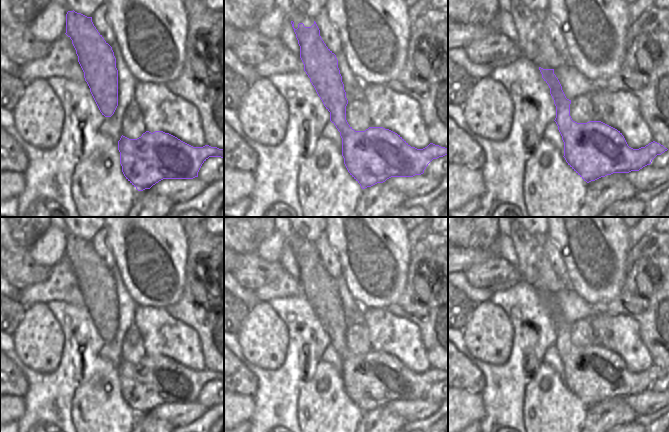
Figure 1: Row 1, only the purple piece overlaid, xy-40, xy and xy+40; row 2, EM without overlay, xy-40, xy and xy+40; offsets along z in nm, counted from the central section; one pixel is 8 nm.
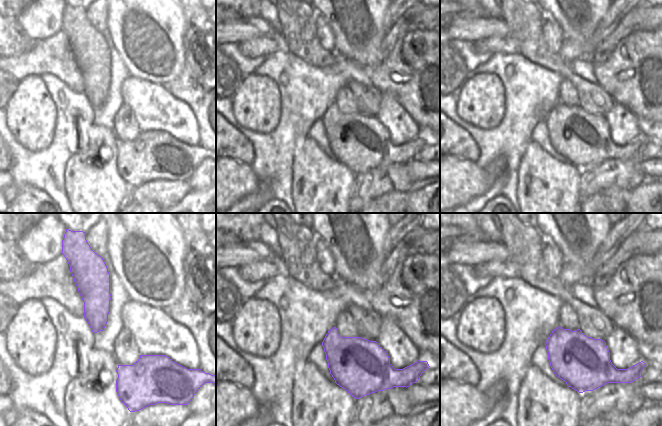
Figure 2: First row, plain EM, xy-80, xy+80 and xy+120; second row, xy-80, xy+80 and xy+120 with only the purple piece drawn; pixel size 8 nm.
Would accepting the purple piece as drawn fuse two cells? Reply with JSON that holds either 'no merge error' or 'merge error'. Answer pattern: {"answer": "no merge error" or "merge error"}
{"answer": "no merge error"}

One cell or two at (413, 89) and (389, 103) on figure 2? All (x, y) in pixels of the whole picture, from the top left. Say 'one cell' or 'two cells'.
two cells

